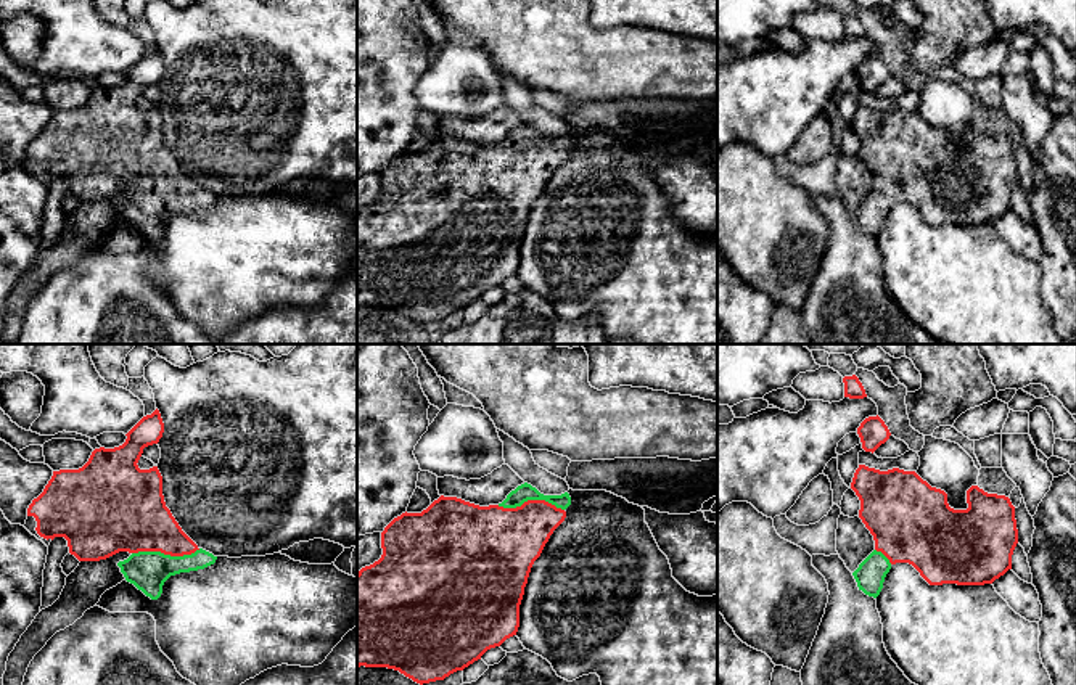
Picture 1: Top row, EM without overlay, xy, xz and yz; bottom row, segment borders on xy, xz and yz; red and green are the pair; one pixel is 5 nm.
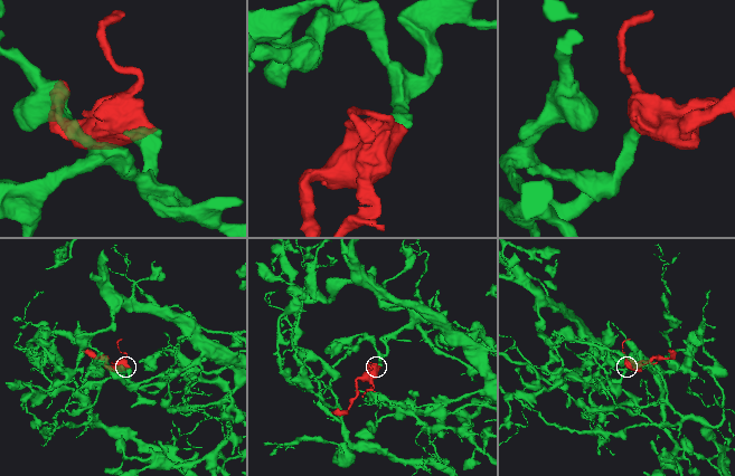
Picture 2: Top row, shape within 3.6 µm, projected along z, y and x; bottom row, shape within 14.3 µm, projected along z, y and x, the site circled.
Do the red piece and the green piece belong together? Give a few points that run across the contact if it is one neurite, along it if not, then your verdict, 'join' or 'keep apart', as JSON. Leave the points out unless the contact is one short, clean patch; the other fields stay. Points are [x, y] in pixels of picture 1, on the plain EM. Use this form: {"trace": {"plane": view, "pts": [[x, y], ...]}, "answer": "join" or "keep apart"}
{"trace": {"plane": "xy", "pts": [[132, 156], [166, 193], [148, 211]]}, "answer": "join"}

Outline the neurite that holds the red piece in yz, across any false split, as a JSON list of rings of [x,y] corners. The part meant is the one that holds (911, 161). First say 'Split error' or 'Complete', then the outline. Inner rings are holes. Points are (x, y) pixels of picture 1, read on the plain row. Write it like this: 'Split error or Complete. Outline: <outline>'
Split error. Outline: [[[859,105],[851,129],[860,140],[859,158],[875,180],[875,190],[852,212],[859,230],[877,238],[891,206],[912,204],[930,225],[984,225],[1012,209],[1018,183],[1015,146],[1005,135],[988,133],[978,125],[967,130],[967,150],[954,150],[947,133],[931,127],[915,111],[880,111]]]

